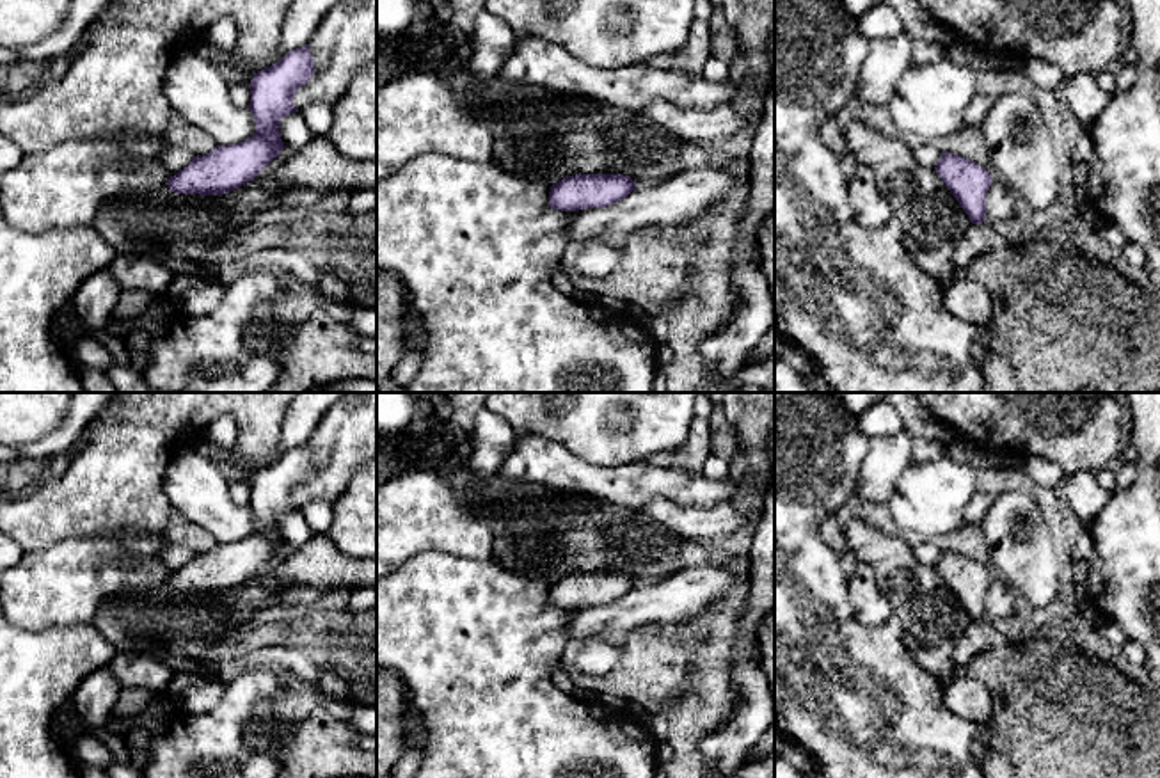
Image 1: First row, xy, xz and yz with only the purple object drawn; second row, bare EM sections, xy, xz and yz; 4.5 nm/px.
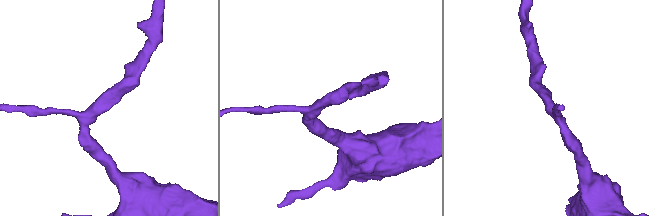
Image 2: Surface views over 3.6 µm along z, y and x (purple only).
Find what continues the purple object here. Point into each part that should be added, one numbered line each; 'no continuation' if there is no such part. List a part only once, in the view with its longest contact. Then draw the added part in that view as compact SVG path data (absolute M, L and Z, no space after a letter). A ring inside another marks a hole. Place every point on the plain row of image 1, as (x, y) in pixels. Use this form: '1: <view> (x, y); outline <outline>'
no continuation

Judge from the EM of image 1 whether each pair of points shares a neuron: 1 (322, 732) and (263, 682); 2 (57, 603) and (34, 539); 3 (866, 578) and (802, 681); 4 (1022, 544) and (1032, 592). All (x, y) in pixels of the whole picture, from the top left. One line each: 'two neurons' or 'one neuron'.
1: two neurons
2: two neurons
3: two neurons
4: one neuron

